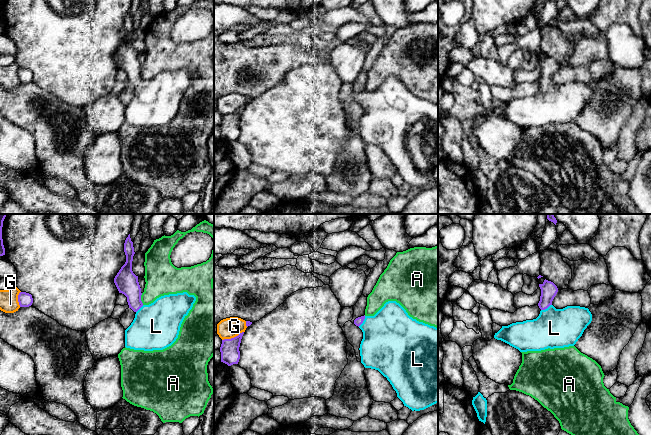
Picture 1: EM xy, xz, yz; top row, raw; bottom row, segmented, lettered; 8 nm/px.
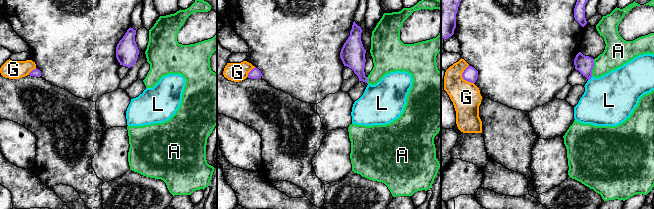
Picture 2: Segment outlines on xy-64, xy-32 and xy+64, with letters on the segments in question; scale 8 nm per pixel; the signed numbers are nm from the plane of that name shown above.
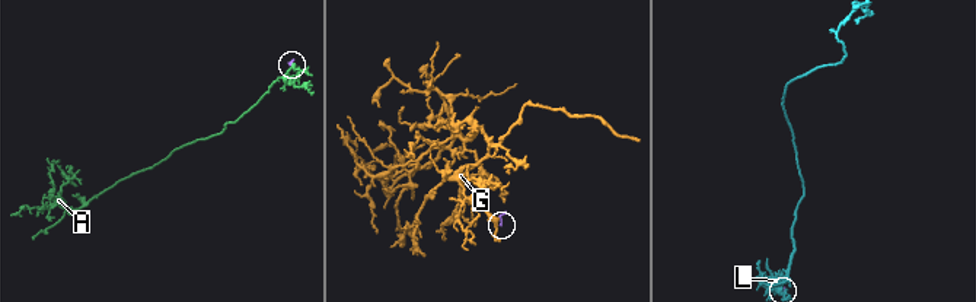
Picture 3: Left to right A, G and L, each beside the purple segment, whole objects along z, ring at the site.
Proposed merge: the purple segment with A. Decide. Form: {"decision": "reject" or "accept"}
{"decision": "reject"}

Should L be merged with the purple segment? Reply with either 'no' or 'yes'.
yes

